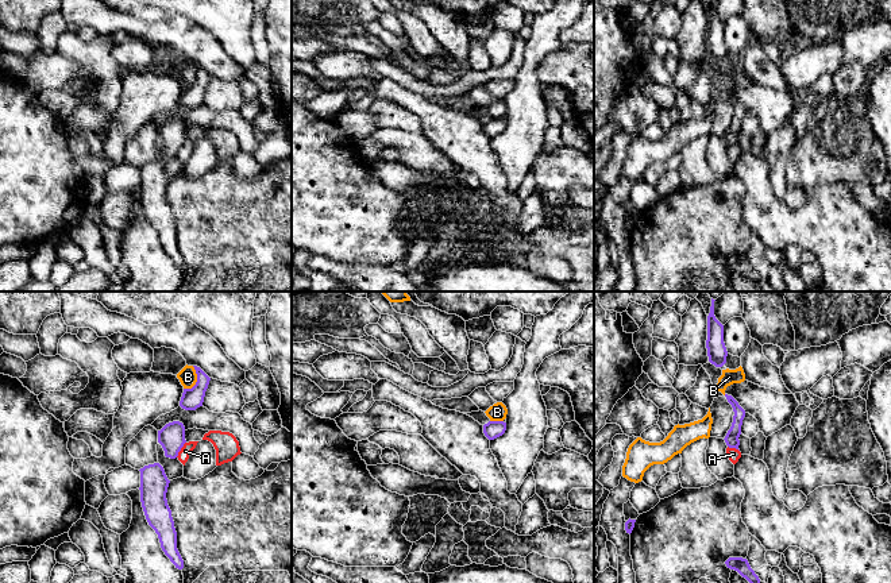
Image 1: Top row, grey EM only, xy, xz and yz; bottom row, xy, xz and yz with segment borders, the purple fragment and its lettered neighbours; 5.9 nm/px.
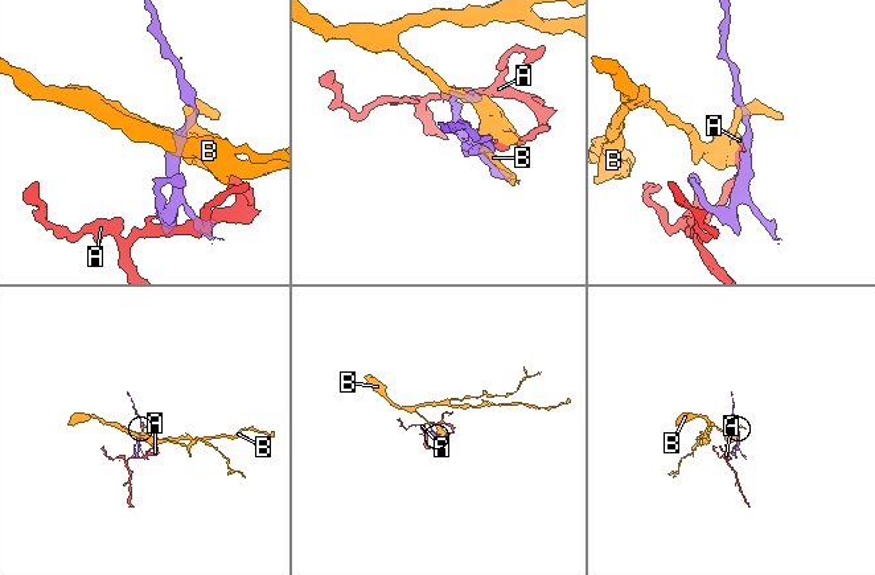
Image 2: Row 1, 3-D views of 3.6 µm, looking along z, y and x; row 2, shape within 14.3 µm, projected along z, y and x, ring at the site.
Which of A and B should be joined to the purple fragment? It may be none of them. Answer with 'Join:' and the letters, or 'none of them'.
Join: none of them

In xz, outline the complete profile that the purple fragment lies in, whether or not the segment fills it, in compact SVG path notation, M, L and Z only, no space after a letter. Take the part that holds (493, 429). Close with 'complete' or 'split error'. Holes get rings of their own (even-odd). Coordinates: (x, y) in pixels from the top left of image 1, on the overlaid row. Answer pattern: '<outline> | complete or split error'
M489 421L483 425L483 433L489 440L494 440L502 436L506 431L506 422L504 421Z | complete

